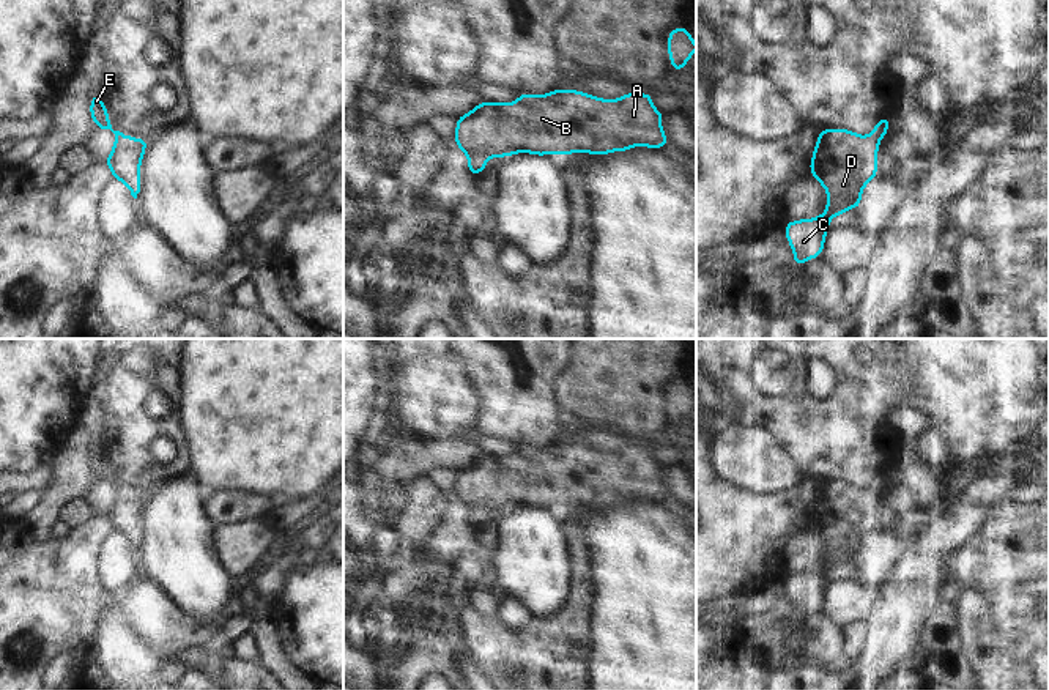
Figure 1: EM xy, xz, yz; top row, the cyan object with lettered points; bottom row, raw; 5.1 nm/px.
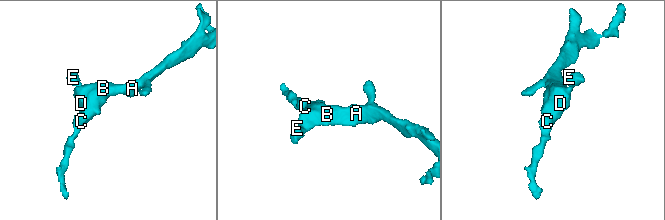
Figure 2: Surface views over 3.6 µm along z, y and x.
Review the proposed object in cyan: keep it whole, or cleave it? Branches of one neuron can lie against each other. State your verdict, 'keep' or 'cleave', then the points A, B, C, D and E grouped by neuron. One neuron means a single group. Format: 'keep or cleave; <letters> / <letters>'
keep; A B C D E

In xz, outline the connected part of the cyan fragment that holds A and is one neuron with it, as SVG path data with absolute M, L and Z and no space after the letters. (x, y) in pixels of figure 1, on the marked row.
M551 90L547 95L521 93L513 102L480 101L455 124L454 143L468 156L468 172L488 170L488 158L507 158L518 153L565 156L570 153L611 154L633 147L660 150L669 143L662 129L665 113L652 104L652 93L632 93L617 98L597 98L580 90Z

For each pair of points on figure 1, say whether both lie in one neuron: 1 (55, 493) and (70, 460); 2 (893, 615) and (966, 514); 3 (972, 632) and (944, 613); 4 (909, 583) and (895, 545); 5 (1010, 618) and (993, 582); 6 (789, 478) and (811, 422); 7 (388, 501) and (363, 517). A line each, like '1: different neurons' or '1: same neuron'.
1: same neuron
2: same neuron
3: different neurons
4: different neurons
5: same neuron
6: different neurons
7: same neuron

